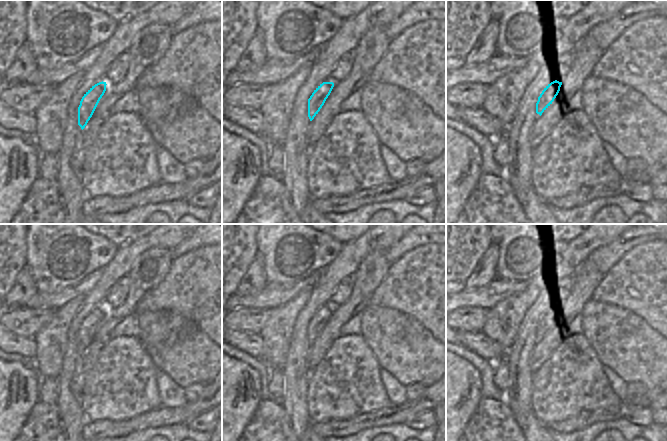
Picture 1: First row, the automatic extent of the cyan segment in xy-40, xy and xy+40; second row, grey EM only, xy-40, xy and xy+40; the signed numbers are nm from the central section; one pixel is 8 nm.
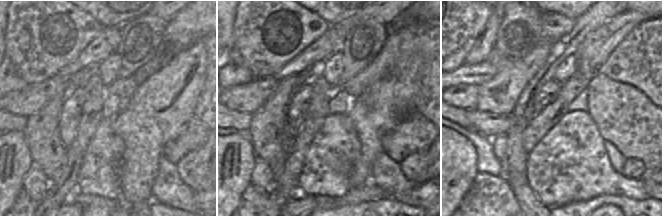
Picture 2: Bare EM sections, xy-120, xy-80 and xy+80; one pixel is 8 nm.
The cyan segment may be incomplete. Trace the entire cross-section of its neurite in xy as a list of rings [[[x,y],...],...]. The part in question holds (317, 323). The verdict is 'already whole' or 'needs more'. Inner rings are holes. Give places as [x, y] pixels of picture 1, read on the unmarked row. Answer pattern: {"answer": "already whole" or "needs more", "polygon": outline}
{"answer": "already whole", "polygon": [[[323,306],[312,317],[308,323],[308,341],[310,345],[318,338],[326,323],[334,311],[333,306]]]}

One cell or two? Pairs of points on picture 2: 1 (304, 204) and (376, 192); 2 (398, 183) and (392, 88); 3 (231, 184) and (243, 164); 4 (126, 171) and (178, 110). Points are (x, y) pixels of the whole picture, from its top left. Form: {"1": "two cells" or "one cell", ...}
{"1": "one cell", "2": "two cells", "3": "one cell", "4": "one cell"}

